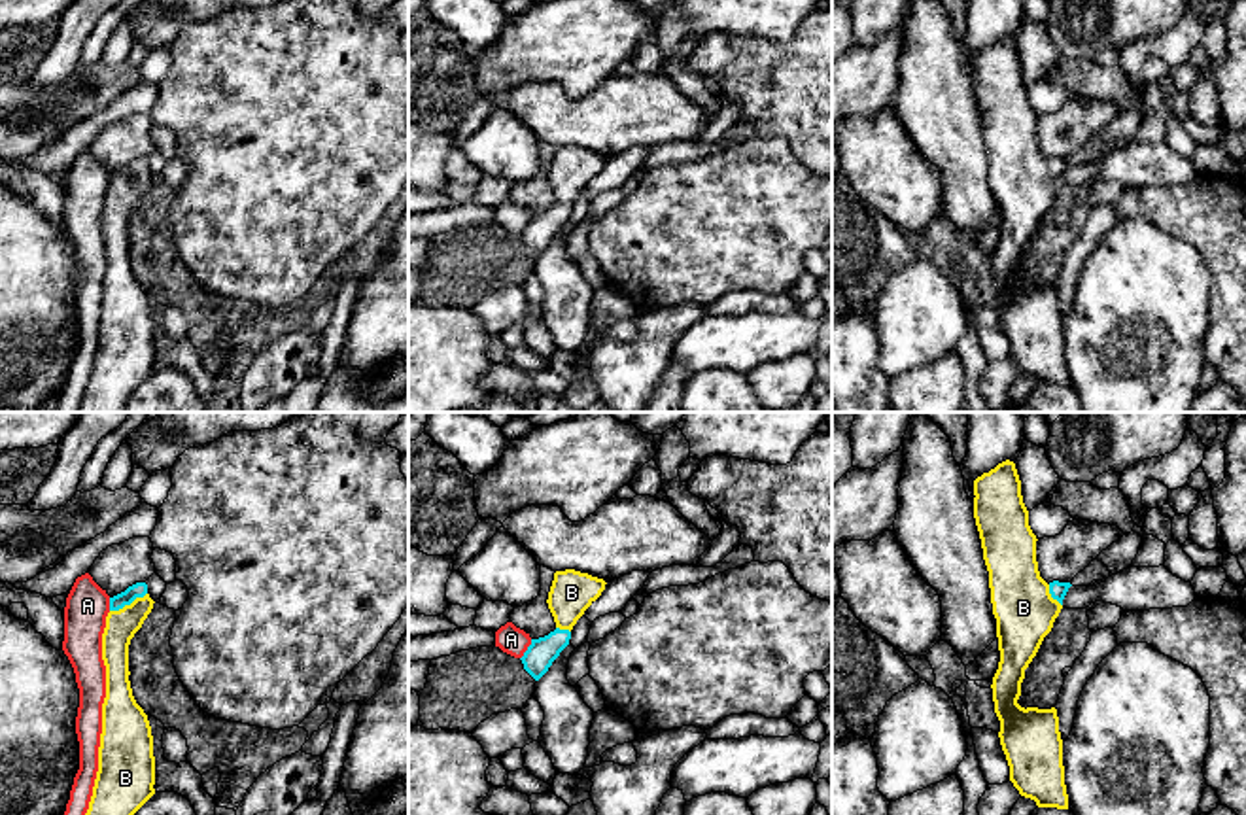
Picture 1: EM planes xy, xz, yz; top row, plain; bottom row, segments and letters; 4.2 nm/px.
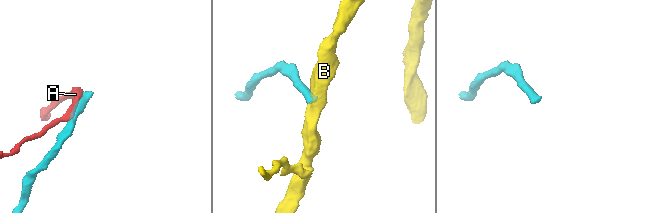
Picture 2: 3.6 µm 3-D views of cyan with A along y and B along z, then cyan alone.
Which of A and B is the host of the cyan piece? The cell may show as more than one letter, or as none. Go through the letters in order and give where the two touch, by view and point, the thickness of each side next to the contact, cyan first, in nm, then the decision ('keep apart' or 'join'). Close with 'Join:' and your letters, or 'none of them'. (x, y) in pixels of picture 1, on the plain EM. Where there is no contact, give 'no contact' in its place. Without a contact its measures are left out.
A: meets cyan in xz at (528, 225); 120 nm thick on the cyan side, 120 nm on the other; keep apart
B: meets cyan in xy at (127, 180); 70 nm thick on the cyan side, 130 nm on the other; join
Join: B

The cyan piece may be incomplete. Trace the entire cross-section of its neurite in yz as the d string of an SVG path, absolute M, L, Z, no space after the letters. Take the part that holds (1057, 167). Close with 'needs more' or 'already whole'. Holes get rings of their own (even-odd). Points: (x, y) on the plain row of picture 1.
M1006 36L974 57L974 95L981 115L983 136L989 147L993 191L1000 238L993 253L995 289L1000 297L1000 321L1010 342L1010 357L1021 373L1038 384L1068 386L1064 361L1063 316L1057 286L1021 284L1021 259L1025 246L1036 233L1044 214L1051 208L1063 185L1070 159L1046 159L1036 138L1036 112L1029 102L1029 87L1021 72L1015 40Z; needs more

